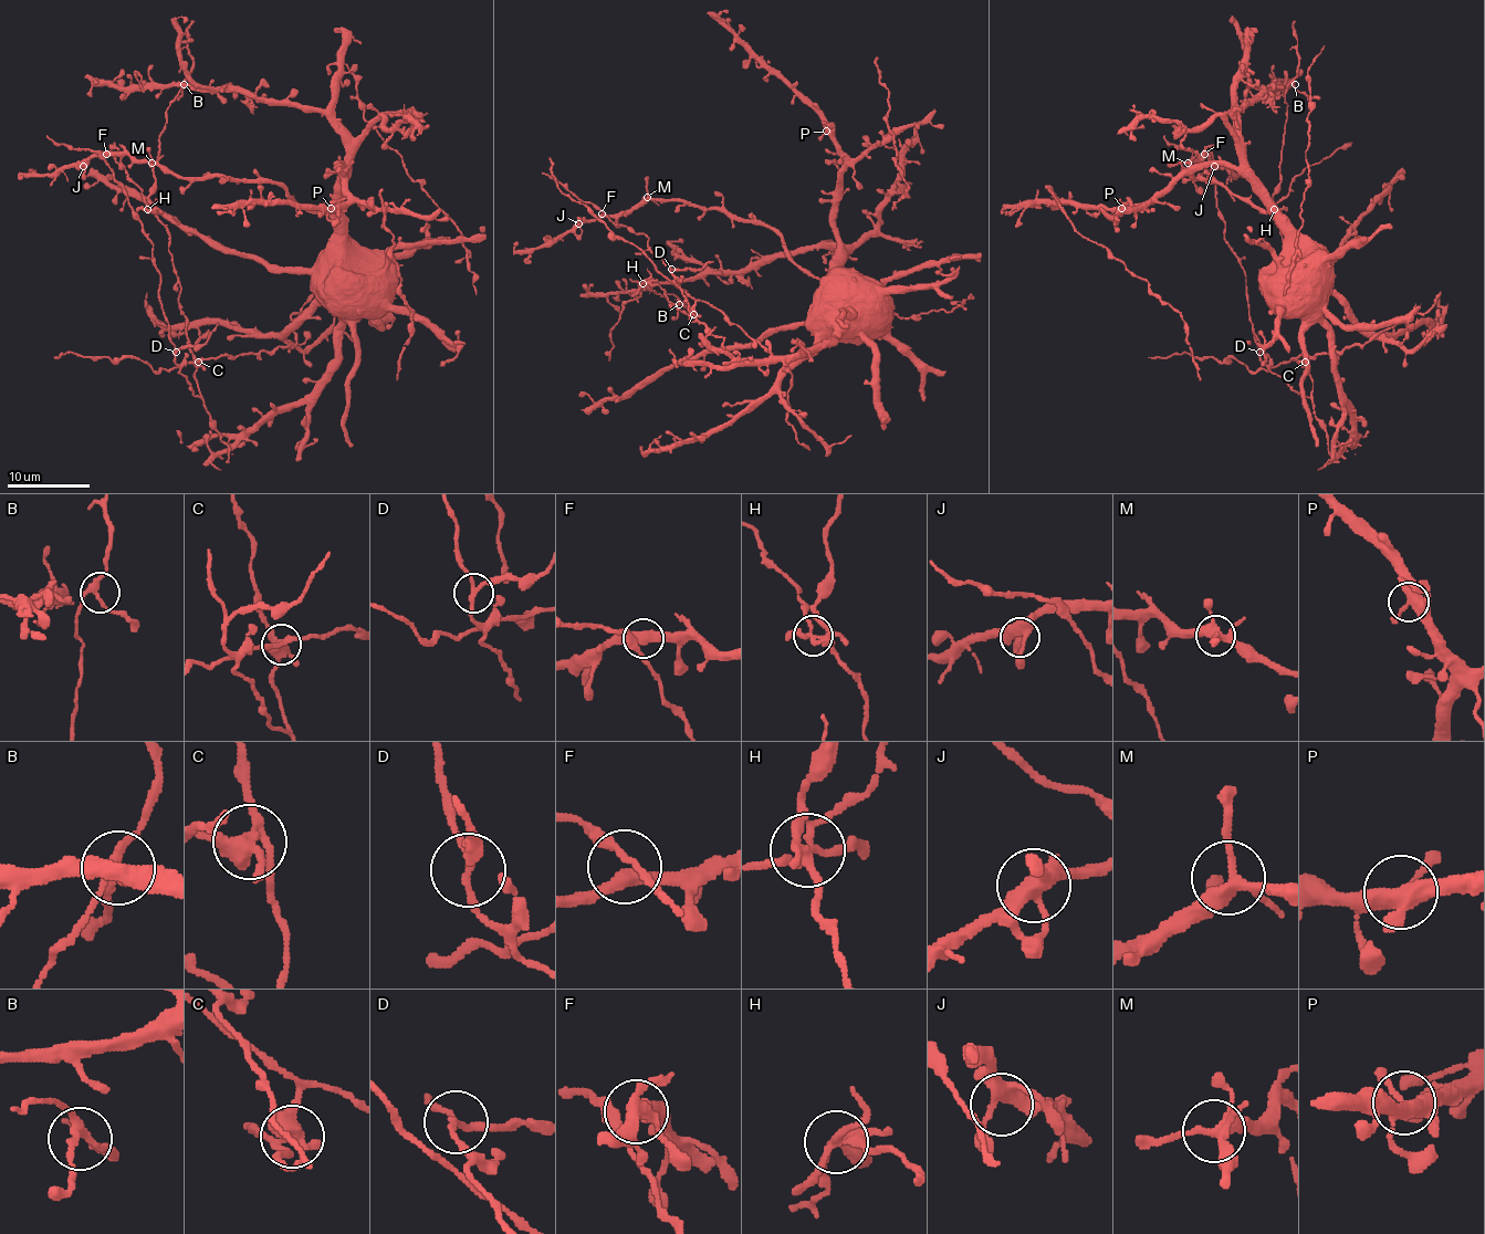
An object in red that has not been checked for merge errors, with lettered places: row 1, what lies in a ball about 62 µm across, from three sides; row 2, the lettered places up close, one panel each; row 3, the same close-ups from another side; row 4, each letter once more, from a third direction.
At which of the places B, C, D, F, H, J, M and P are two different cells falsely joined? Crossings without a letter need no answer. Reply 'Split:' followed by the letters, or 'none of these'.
Split: C, D, H

